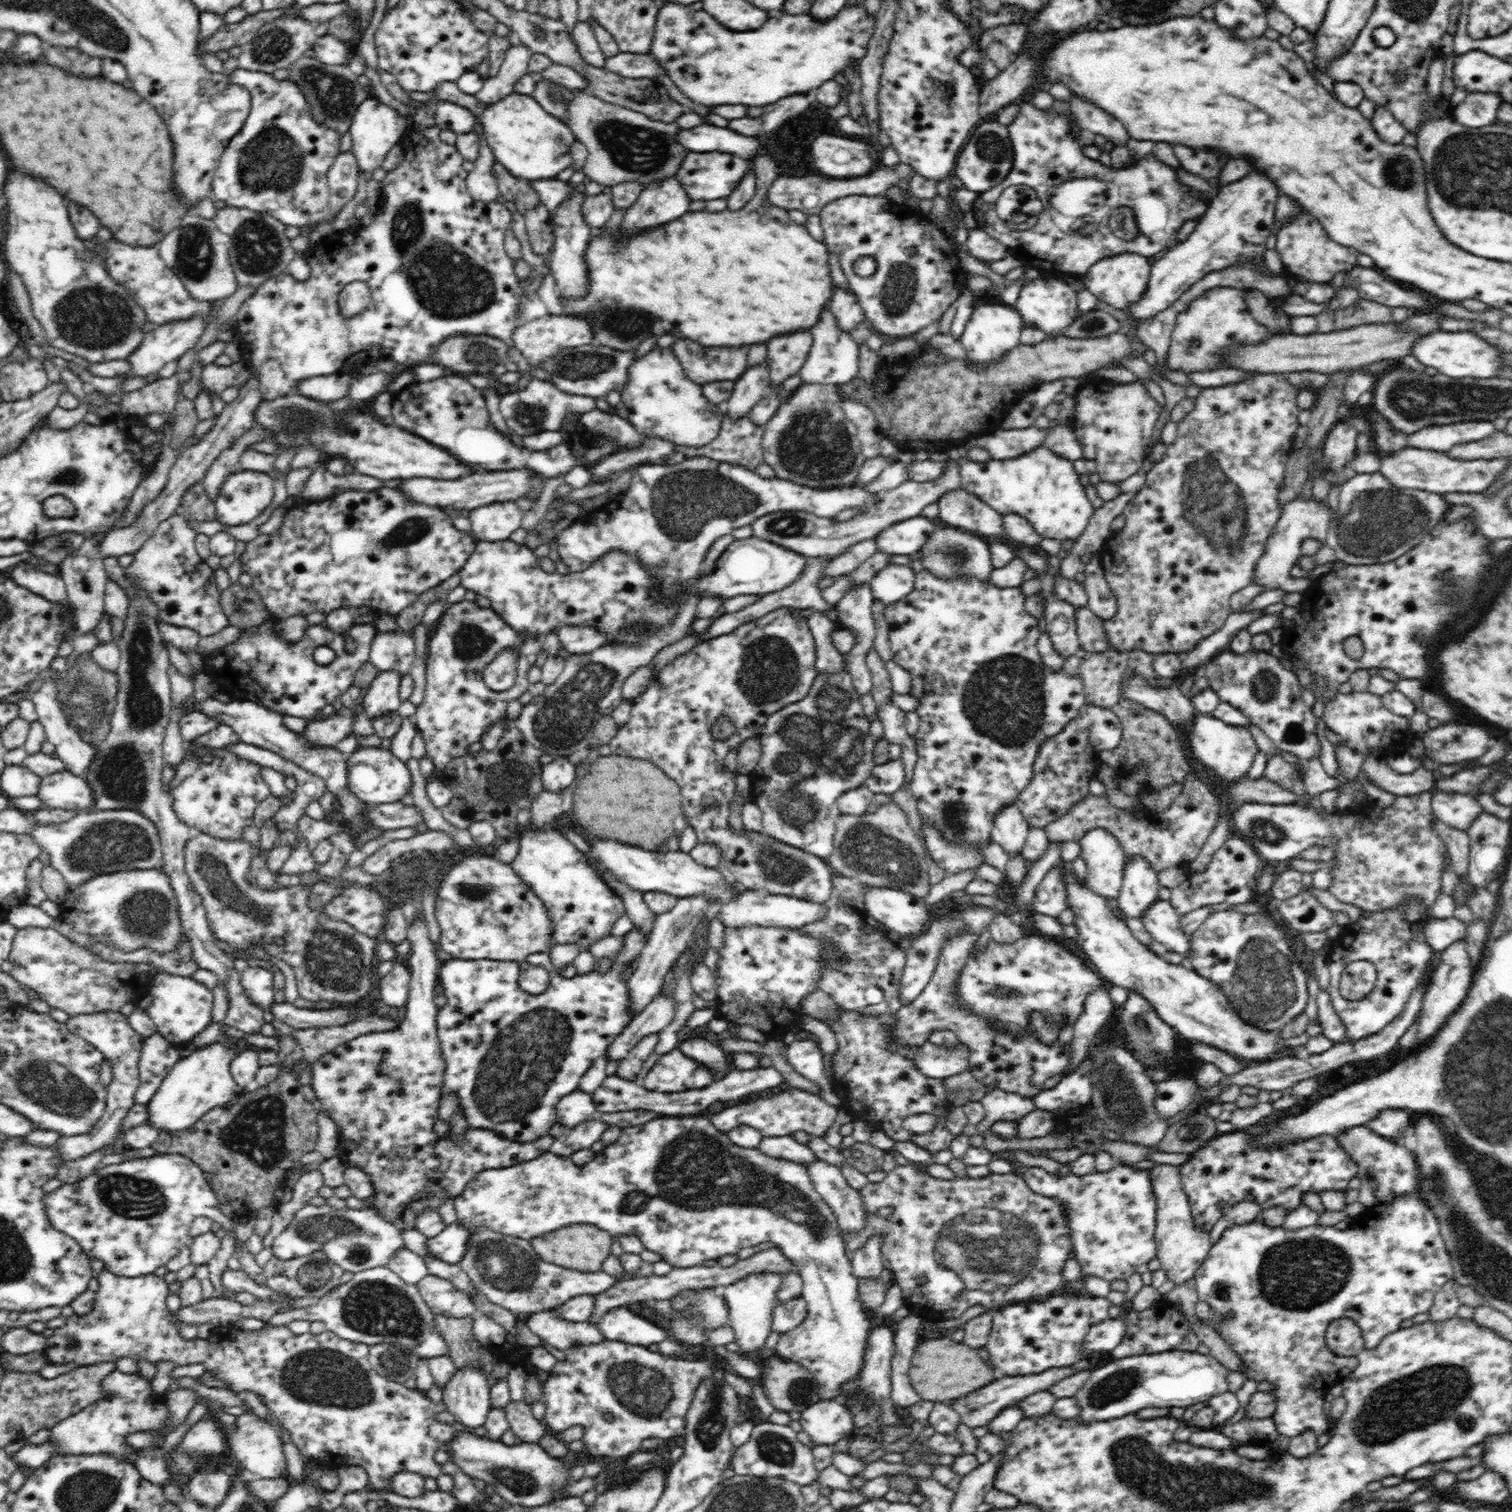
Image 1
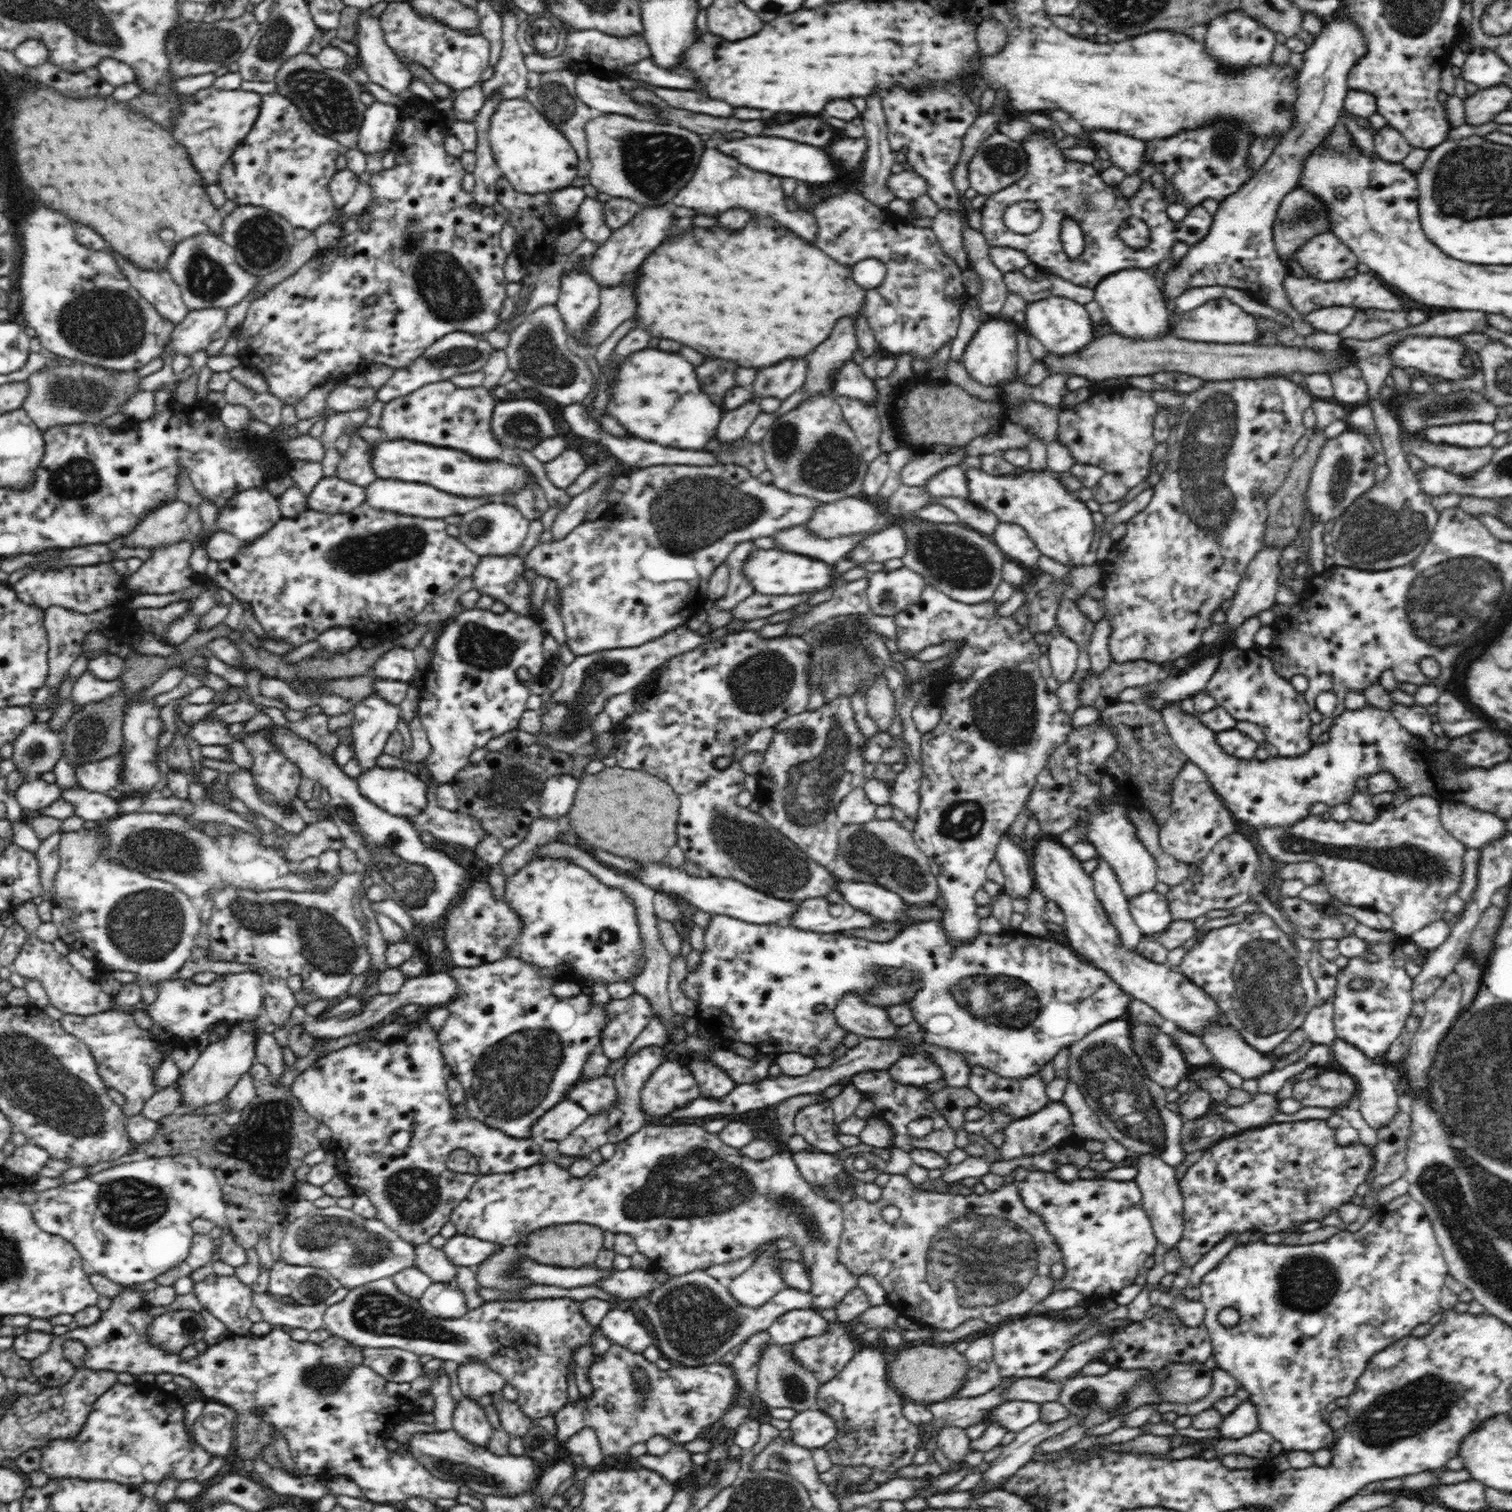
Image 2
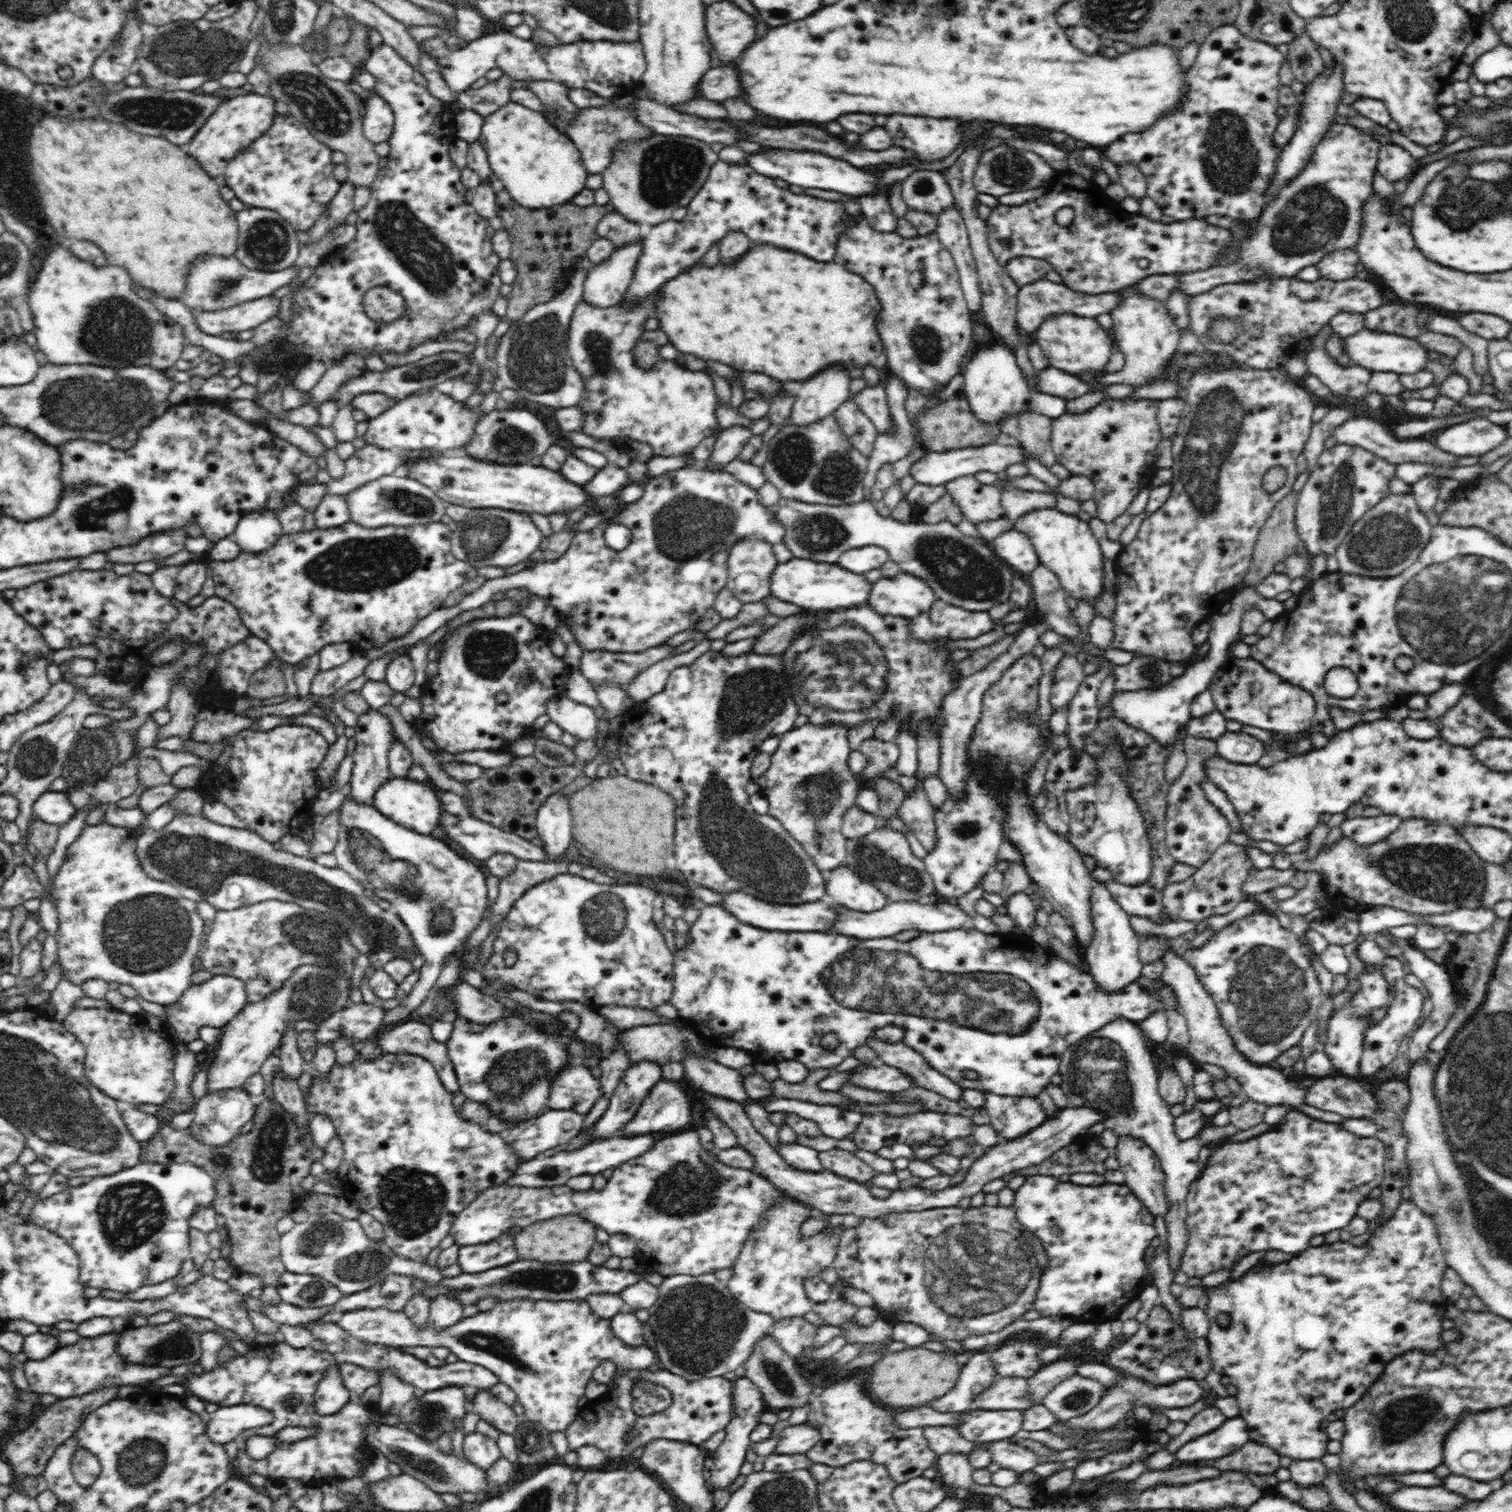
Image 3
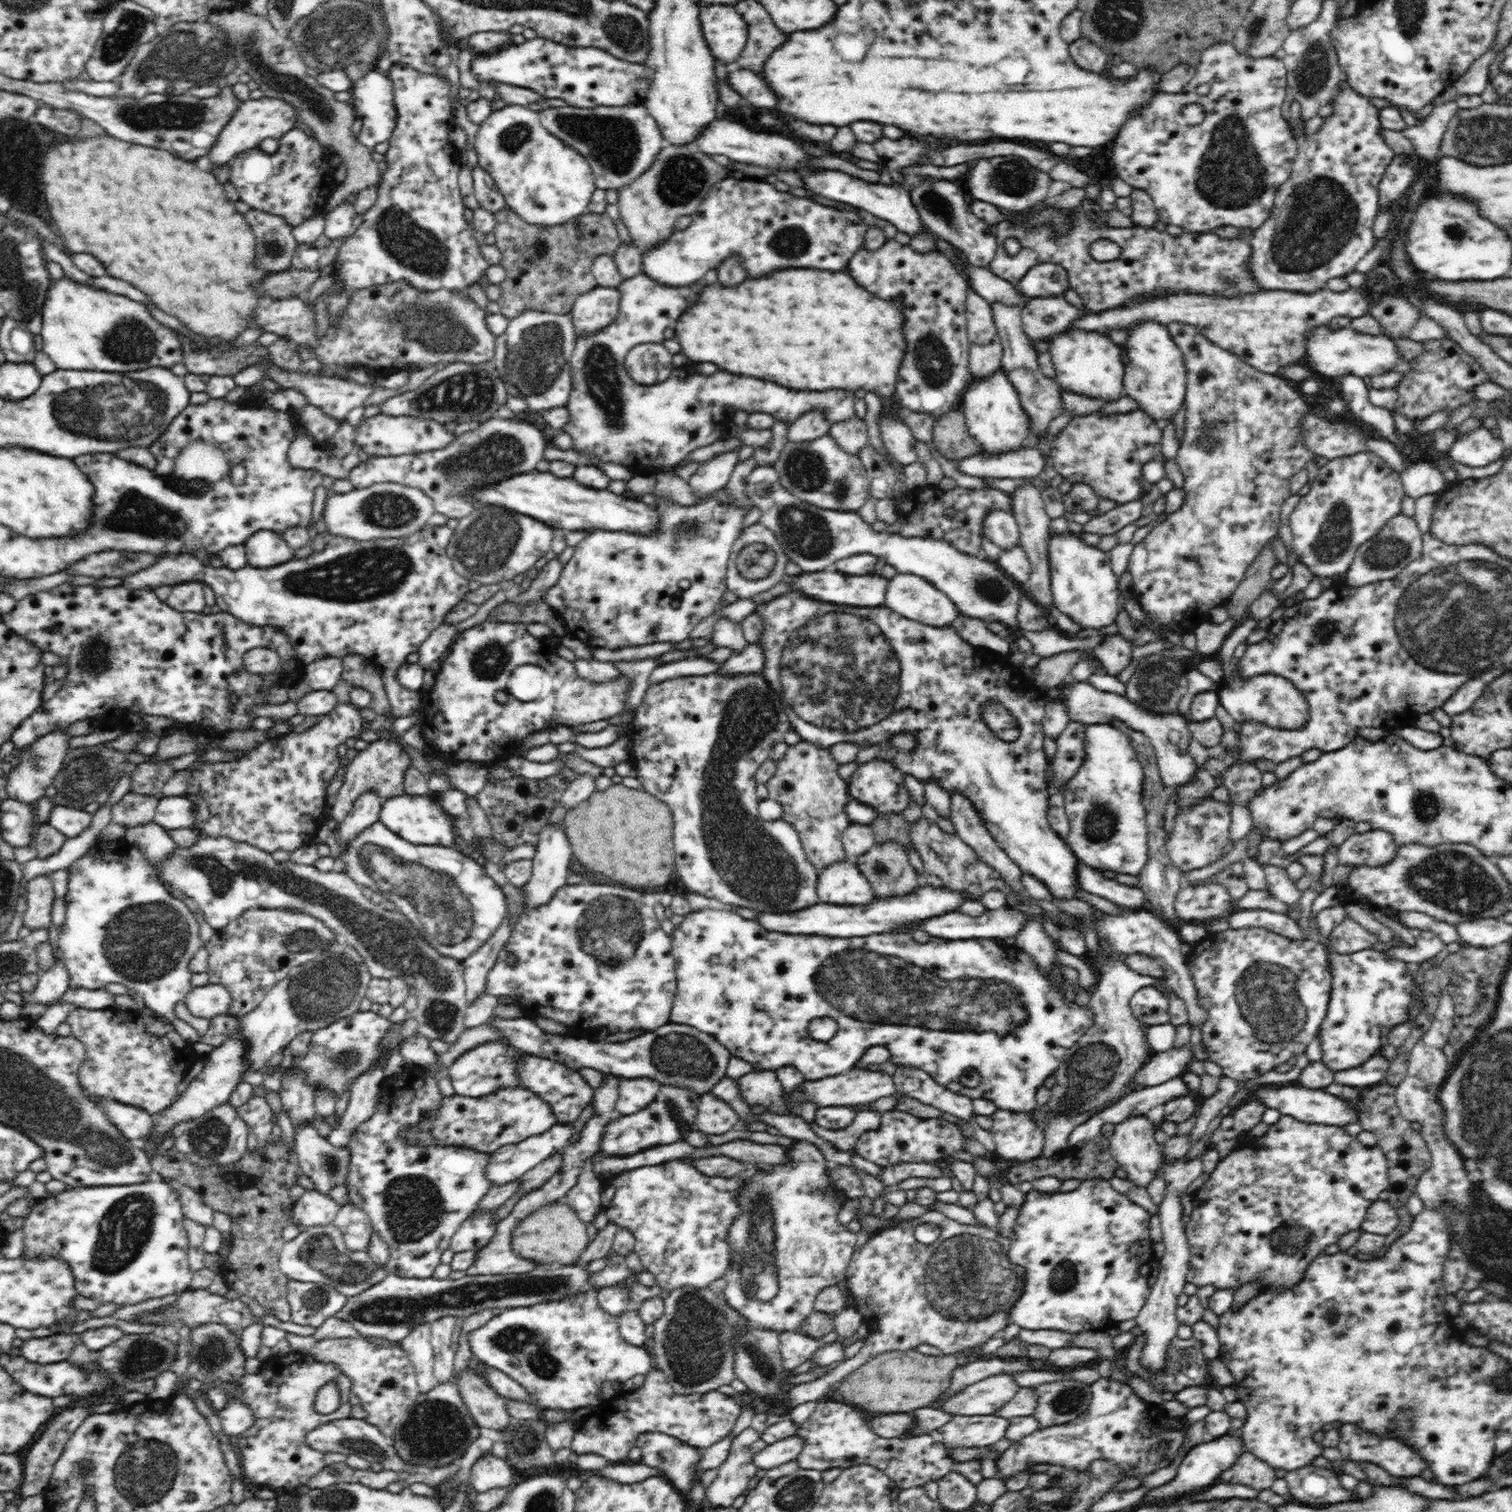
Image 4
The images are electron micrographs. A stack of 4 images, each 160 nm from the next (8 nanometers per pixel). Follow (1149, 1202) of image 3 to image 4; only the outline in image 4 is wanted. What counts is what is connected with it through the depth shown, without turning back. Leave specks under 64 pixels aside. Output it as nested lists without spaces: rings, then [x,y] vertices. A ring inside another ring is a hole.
[[[1146,1115],[1129,1116],[1126,1120],[1119,1122],[1109,1138],[1109,1151],[1113,1158],[1120,1164],[1121,1168],[1128,1174],[1128,1180],[1134,1185],[1146,1187],[1157,1174],[1163,1162],[1163,1149],[1156,1138],[1156,1124],[1150,1121]]]

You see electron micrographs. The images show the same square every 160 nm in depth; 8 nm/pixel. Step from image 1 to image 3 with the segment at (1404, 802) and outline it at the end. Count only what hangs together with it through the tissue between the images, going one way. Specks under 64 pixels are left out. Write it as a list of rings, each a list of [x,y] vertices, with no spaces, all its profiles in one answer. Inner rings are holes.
[[[1409,819],[1403,821],[1399,828],[1390,834],[1386,840],[1368,847],[1358,847],[1358,844],[1342,837],[1338,843],[1324,844],[1318,856],[1309,861],[1304,853],[1295,856],[1294,870],[1305,873],[1318,872],[1326,877],[1328,895],[1338,898],[1349,908],[1367,904],[1371,909],[1390,906],[1427,917],[1458,908],[1478,909],[1483,907],[1482,896],[1485,890],[1485,863],[1472,850],[1468,842],[1450,825],[1438,825],[1428,819]]]

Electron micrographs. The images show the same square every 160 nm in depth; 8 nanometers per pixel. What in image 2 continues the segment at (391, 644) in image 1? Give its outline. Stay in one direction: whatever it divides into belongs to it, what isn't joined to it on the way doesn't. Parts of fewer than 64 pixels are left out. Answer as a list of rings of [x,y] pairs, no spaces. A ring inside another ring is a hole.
[[[395,647],[384,652],[374,665],[377,677],[392,681],[412,682],[416,672],[414,653],[406,647]]]

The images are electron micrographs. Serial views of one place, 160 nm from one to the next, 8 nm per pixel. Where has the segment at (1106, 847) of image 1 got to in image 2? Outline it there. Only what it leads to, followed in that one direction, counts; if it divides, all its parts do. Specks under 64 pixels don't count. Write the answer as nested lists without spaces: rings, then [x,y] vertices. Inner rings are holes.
[[[1100,855],[1096,860],[1098,866],[1091,875],[1096,897],[1104,906],[1112,926],[1118,931],[1122,946],[1126,950],[1135,950],[1144,934],[1131,915],[1128,899],[1120,887],[1116,873]]]

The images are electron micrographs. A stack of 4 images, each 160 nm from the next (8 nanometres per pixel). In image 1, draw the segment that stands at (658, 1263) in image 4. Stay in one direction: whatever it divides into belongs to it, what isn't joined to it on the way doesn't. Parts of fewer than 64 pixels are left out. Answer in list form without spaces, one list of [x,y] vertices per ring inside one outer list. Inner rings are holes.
[[[704,1115],[682,1116],[682,1117],[660,1117],[654,1118],[645,1124],[628,1126],[621,1129],[620,1136],[615,1143],[605,1146],[601,1153],[596,1153],[594,1158],[584,1166],[578,1166],[570,1156],[558,1156],[557,1154],[546,1152],[542,1156],[537,1156],[534,1160],[528,1160],[516,1166],[508,1168],[490,1168],[474,1174],[474,1178],[468,1181],[464,1192],[454,1198],[457,1222],[465,1227],[484,1226],[490,1230],[500,1232],[502,1235],[510,1235],[524,1240],[548,1234],[567,1227],[571,1224],[591,1224],[598,1226],[601,1231],[609,1232],[615,1238],[617,1236],[634,1235],[643,1244],[643,1247],[650,1252],[656,1252],[664,1261],[671,1264],[673,1268],[690,1268],[691,1266],[702,1266],[706,1260],[717,1260],[726,1255],[736,1255],[742,1248],[750,1248],[762,1244],[762,1242],[774,1242],[777,1248],[793,1262],[794,1270],[799,1273],[803,1280],[803,1290],[801,1297],[807,1305],[806,1319],[799,1324],[794,1331],[790,1330],[780,1336],[779,1342],[772,1354],[782,1360],[792,1361],[804,1366],[816,1378],[820,1396],[822,1398],[838,1399],[839,1392],[844,1384],[854,1382],[864,1368],[864,1354],[866,1352],[869,1334],[872,1331],[874,1312],[864,1311],[864,1305],[859,1298],[859,1277],[852,1272],[852,1263],[846,1252],[843,1236],[840,1234],[840,1227],[836,1221],[834,1211],[828,1207],[824,1199],[816,1192],[812,1181],[809,1179],[807,1168],[803,1164],[798,1164],[784,1159],[777,1159],[766,1156],[757,1148],[742,1148],[736,1146],[727,1132],[716,1130],[710,1120],[706,1120]]]

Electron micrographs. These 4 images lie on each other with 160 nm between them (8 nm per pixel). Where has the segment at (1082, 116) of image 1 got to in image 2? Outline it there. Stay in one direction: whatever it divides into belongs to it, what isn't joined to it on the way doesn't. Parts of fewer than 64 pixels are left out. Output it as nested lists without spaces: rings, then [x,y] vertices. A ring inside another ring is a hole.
[[[1094,132],[1090,138],[1109,152],[1113,166],[1121,168],[1125,176],[1142,170],[1146,162],[1144,152],[1147,146],[1144,141],[1116,132]]]

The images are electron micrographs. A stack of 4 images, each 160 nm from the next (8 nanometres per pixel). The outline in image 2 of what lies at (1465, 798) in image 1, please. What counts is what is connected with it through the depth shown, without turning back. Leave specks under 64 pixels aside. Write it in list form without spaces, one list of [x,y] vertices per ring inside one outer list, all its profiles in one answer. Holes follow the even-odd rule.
[[[1442,801],[1439,817],[1443,828],[1470,850],[1482,851],[1507,832],[1507,824],[1495,814],[1460,802]]]

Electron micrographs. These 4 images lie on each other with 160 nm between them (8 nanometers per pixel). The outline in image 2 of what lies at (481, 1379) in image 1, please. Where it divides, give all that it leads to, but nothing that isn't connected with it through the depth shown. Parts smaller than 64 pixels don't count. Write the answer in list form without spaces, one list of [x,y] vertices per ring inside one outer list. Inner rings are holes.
[[[463,1396],[452,1412],[453,1429],[476,1447],[485,1448],[491,1442],[493,1426],[488,1422],[485,1409],[477,1400]]]

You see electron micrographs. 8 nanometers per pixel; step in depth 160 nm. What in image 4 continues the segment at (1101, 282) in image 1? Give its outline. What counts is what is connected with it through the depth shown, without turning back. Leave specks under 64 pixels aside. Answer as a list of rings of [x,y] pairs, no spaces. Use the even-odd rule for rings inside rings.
[[[1138,322],[1128,328],[1128,341],[1124,344],[1124,356],[1130,362],[1125,365],[1125,395],[1138,402],[1139,410],[1144,411],[1150,419],[1154,419],[1162,428],[1170,423],[1178,410],[1185,404],[1187,392],[1187,371],[1183,355],[1170,330],[1157,322]]]

